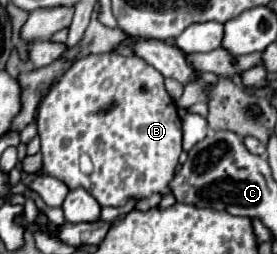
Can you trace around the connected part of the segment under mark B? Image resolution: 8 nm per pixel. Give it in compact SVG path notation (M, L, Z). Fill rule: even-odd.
M91 53L77 59L43 99L37 115L37 133L41 139L45 173L63 181L69 189L83 187L101 207L123 207L129 199L143 199L153 193L171 193L169 181L175 177L175 167L179 165L179 155L183 152L181 119L175 101L163 87L163 75L135 55ZM81 153L87 153L93 161L93 171L89 175L79 169Z

